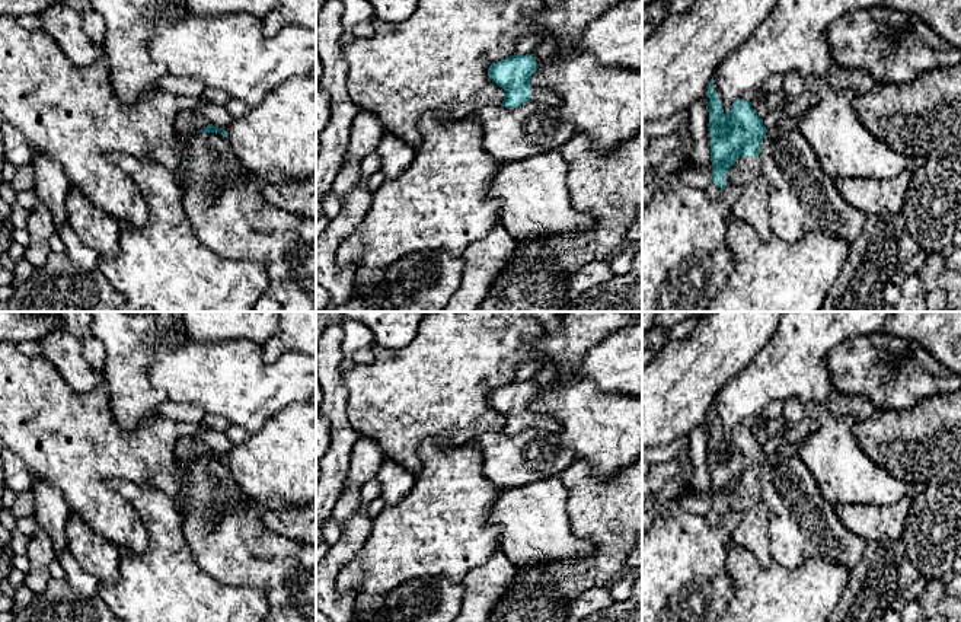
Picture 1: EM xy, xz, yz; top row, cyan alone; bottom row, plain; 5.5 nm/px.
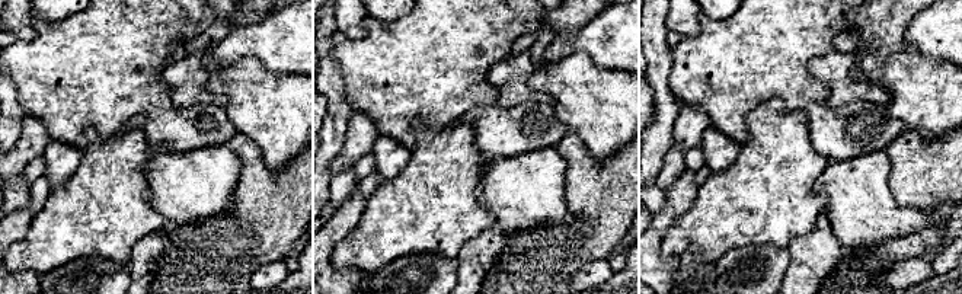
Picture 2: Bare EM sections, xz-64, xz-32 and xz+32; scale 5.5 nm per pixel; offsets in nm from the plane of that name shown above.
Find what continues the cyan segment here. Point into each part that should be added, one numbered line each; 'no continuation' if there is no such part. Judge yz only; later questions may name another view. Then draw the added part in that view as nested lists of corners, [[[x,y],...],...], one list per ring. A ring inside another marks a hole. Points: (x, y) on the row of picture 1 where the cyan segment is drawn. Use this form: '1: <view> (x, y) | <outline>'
1: yz (752, 206) | [[[740,156],[725,175],[725,188],[738,185],[741,194],[731,213],[754,227],[763,242],[773,239],[769,210],[769,185],[760,168],[760,156]]]

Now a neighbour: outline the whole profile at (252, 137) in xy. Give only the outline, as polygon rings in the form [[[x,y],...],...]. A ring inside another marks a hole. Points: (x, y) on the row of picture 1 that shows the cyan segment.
[[[293,76],[274,87],[259,105],[233,121],[227,140],[261,184],[316,182],[316,80]]]

